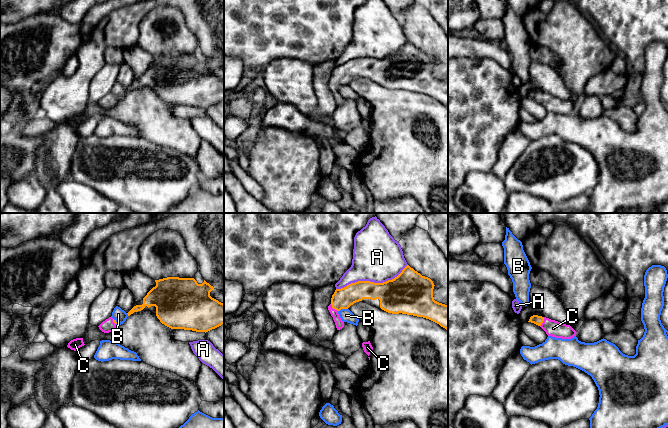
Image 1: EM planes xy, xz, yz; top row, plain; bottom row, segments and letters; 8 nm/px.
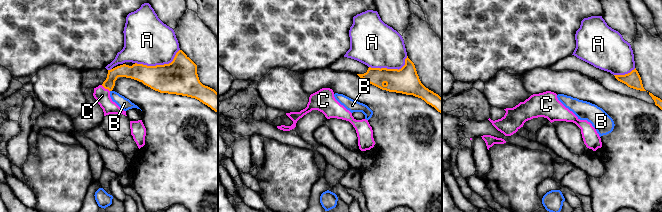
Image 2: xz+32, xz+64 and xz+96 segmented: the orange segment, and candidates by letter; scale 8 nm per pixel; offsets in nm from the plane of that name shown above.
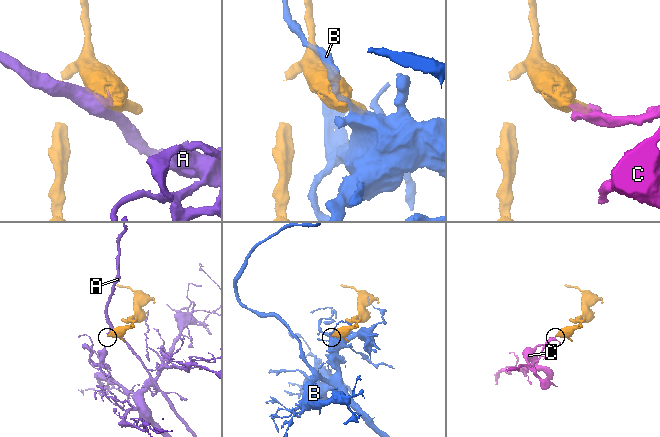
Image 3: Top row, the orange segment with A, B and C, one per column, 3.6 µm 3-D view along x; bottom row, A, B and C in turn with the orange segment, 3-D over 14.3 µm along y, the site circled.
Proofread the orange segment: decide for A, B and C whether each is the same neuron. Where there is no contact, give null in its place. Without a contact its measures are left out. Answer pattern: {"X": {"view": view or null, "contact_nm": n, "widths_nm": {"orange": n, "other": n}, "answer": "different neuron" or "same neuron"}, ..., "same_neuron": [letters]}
{"A": {"view": "xz", "contact_nm": 600, "widths_nm": {"orange": 280, "other": 400}, "answer": "different neuron"}, "B": {"view": "xz", "contact_nm": 80, "widths_nm": {"orange": 170, "other": 100}, "answer": "different neuron"}, "C": {"view": "xz", "contact_nm": 90, "widths_nm": {"orange": 170, "other": 70}, "answer": "same neuron"}, "same_neuron": ["C"]}

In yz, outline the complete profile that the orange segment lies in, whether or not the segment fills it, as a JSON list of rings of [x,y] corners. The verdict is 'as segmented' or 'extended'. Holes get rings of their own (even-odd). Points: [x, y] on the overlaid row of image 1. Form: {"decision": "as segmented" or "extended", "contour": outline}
{"decision": "extended", "contour": [[[538,315],[531,316],[528,322],[540,326],[548,336],[555,338],[571,339],[577,333],[570,325]]]}

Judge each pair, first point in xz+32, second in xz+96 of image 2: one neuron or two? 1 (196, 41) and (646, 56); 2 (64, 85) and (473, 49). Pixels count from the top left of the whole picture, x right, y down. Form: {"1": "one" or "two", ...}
{"1": "one", "2": "two"}

